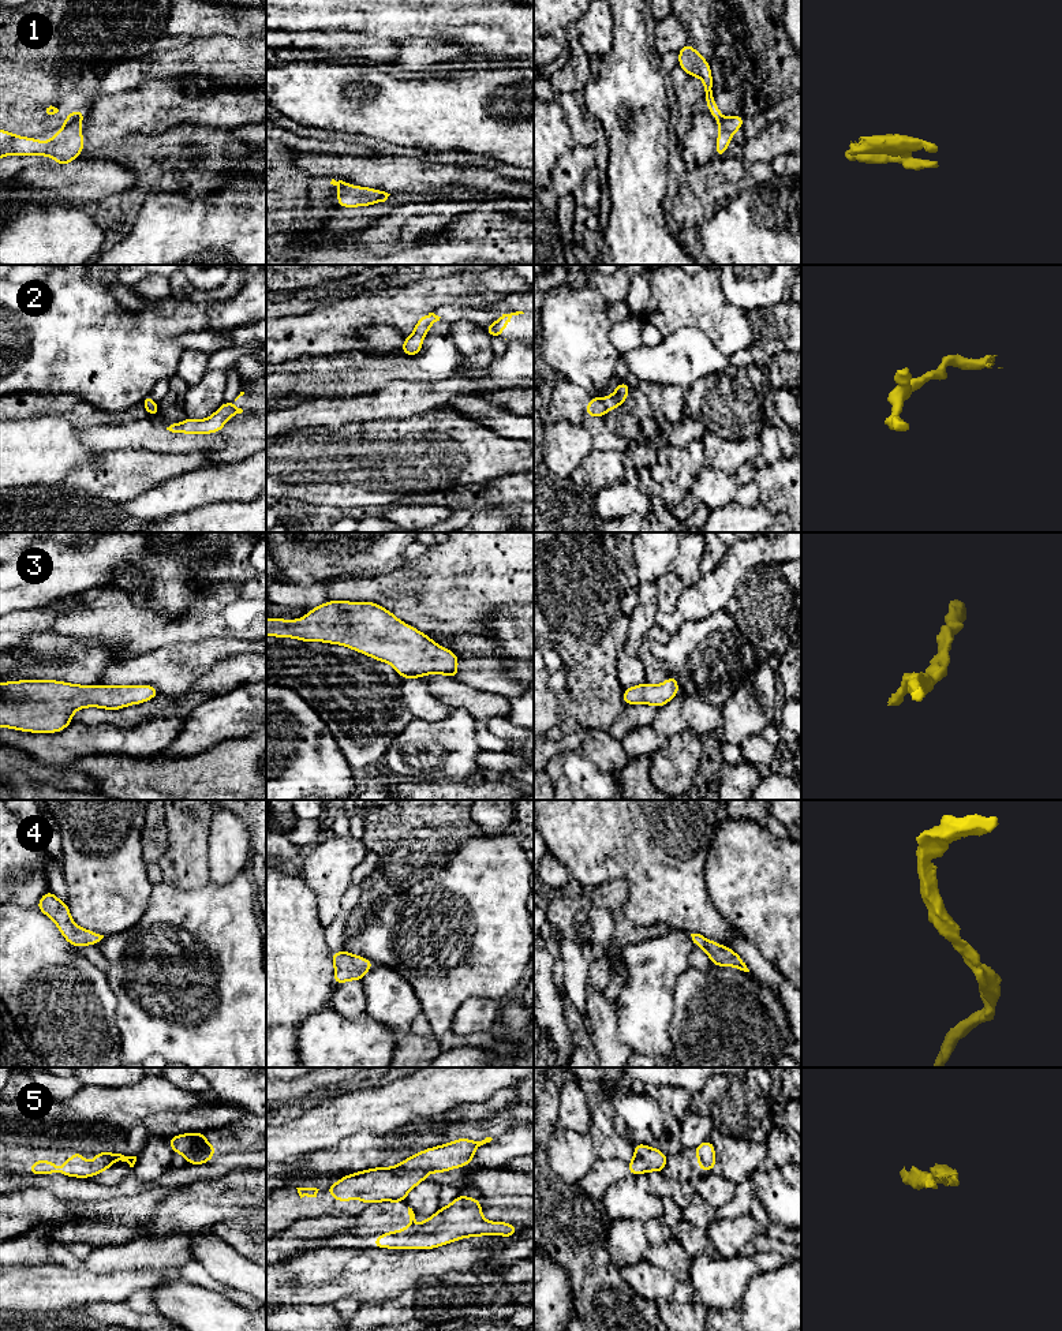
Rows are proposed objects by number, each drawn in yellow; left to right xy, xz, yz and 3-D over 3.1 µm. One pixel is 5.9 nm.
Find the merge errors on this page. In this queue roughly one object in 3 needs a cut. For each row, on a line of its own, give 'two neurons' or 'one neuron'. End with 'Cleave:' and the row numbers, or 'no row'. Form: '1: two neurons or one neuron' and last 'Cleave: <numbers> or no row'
1: two neurons
2: one neuron
3: one neuron
4: one neuron
5: two neurons
Cleave: 1, 5

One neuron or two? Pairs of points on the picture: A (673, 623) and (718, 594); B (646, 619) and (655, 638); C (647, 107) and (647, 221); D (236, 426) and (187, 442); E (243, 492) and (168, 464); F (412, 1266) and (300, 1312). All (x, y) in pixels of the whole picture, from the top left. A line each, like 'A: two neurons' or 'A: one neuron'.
A: two neurons
B: two neurons
C: one neuron
D: two neurons
E: two neurons
F: two neurons

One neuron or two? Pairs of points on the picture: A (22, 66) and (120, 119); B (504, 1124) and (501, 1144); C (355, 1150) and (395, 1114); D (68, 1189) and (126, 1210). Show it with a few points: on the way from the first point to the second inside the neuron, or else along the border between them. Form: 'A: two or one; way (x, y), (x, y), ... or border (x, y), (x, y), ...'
A: two; border (97, 93), (93, 103), (85, 111)
B: two; border (519, 1121), (493, 1139)
C: two; border (384, 1133), (355, 1132), (341, 1141)
D: two; border (133, 1195), (103, 1199), (100, 1201)

